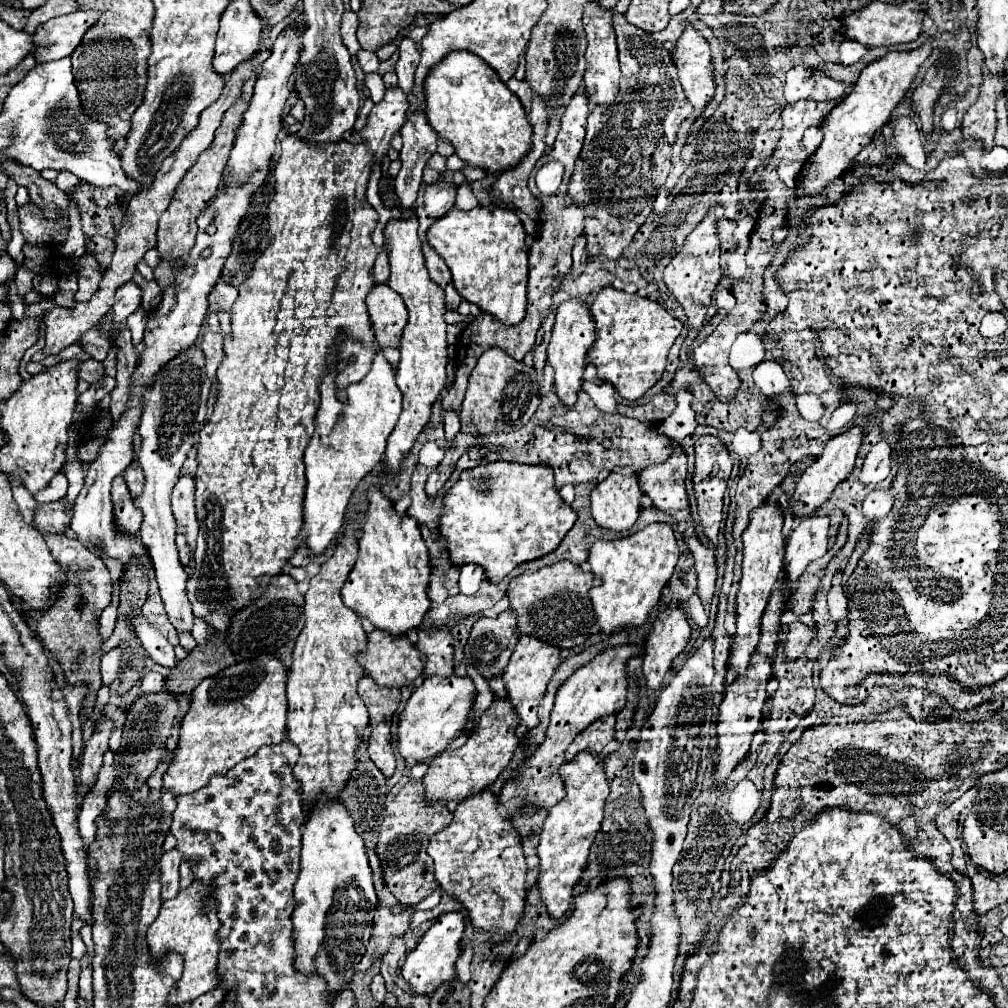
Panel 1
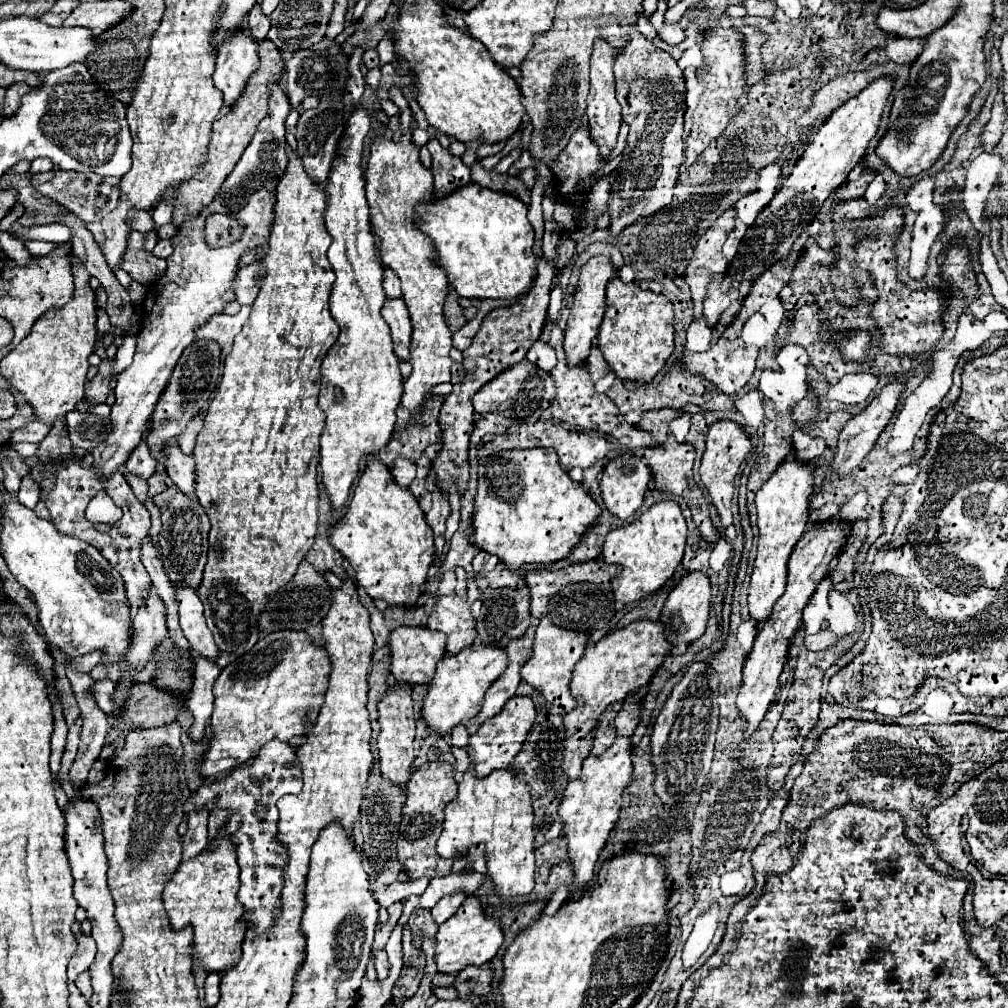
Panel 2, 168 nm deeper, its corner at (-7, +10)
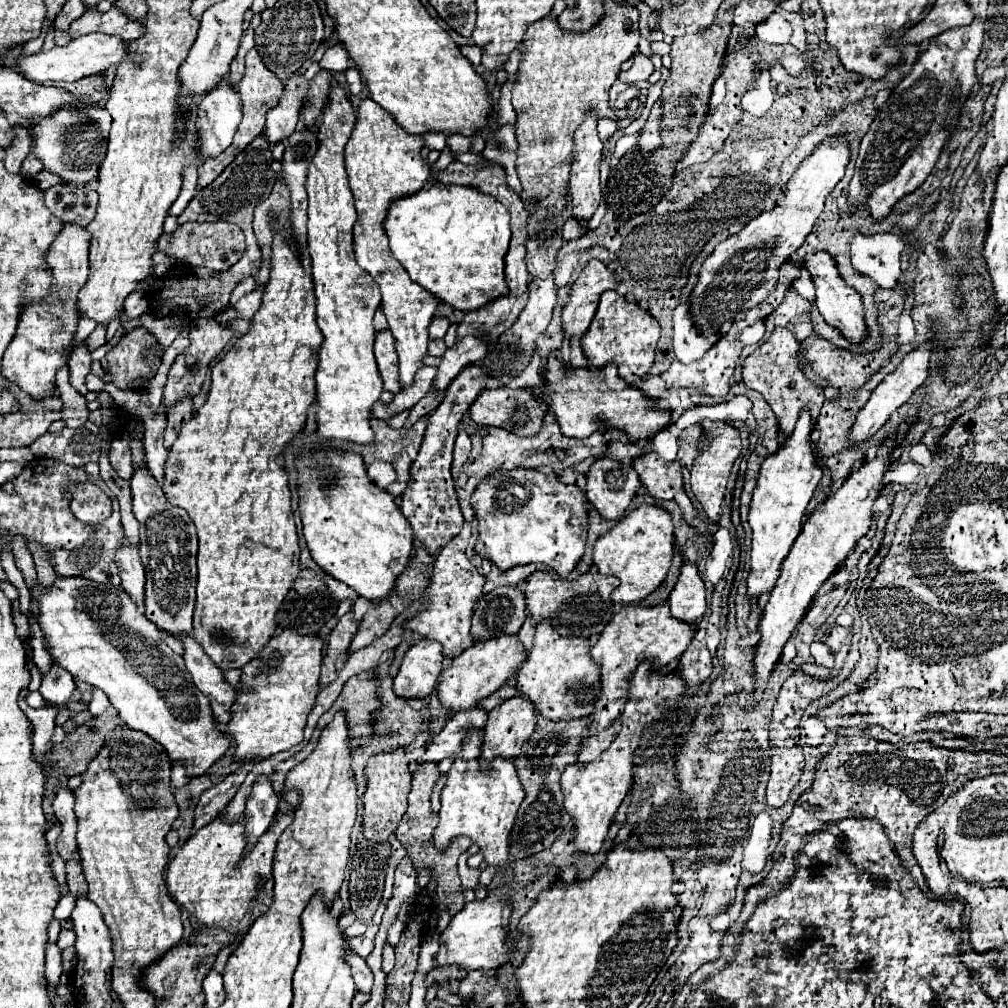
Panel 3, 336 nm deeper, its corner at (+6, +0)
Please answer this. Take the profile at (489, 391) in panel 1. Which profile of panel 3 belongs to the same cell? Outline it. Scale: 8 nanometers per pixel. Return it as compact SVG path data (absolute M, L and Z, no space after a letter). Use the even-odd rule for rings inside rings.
M492 388L492 390L484 390L476 398L476 402L470 406L470 418L478 426L498 426L498 428L506 428L508 432L514 432L516 436L534 436L542 426L542 418L544 418L546 410L548 410L548 406L538 402L526 390Z

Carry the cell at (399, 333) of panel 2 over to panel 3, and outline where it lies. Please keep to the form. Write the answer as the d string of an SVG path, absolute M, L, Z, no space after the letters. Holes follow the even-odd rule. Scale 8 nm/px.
M386 328L376 334L376 344L374 344L374 354L378 362L380 376L384 380L384 390L390 390L392 394L400 392L398 384L398 356L396 356L396 340L392 332Z

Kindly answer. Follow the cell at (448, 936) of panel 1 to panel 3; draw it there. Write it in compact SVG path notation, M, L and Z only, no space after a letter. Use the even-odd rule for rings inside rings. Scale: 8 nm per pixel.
M486 896L484 900L468 902L458 914L454 914L448 928L440 934L440 950L434 956L436 966L458 966L466 972L472 970L496 970L504 962L508 962L508 948L506 942L508 934L508 918L510 918L512 904L508 900L498 900L492 896Z

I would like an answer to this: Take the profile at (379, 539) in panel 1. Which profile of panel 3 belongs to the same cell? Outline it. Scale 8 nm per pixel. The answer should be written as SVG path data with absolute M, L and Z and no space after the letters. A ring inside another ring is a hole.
M316 452L314 456L304 456L298 468L304 538L314 562L368 602L386 600L414 550L410 522L394 504L394 496L368 478L364 460L356 452ZM322 460L330 460L336 468L334 478L322 478L316 470Z

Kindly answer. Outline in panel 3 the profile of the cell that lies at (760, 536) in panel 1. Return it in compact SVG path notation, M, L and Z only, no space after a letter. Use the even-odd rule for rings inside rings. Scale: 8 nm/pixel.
M802 412L792 436L786 440L786 444L772 456L768 456L760 466L758 484L752 492L750 512L748 512L748 524L754 532L752 536L752 558L750 558L750 576L748 576L748 600L758 600L764 592L772 592L778 568L786 554L790 552L800 528L802 528L802 516L804 510L814 494L814 488L818 486L822 478L822 470L816 464L816 456L812 452L812 422L810 414Z

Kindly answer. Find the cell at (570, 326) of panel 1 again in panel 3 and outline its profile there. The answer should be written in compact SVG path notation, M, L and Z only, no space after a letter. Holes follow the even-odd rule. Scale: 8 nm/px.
M590 260L578 274L576 282L570 284L570 300L562 308L564 334L568 338L584 336L594 318L600 294L606 290L616 290L616 286L618 280L608 266L600 260Z

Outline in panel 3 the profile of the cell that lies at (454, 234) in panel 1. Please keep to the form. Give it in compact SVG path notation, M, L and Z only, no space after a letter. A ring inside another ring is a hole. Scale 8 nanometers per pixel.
M440 182L426 184L422 192L396 200L390 206L384 226L390 238L390 250L394 258L406 268L410 278L454 310L478 310L498 296L508 296L508 284L504 278L504 256L510 246L510 214L492 196L466 186L444 186Z

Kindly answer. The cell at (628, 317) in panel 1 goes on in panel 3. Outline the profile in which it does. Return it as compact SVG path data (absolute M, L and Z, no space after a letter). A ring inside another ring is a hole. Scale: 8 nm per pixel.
M608 290L600 296L596 316L582 338L582 350L592 368L600 370L608 362L612 362L618 366L618 374L628 384L636 384L638 380L646 378L646 374L650 372L650 366L654 364L658 336L660 336L660 326L646 310L642 310L634 302L626 302L624 298Z

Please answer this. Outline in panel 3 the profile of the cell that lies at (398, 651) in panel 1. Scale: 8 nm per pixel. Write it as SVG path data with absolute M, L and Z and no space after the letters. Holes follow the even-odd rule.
M418 640L402 658L402 666L394 678L394 692L400 698L424 698L434 692L438 684L438 674L442 672L442 646L434 640Z

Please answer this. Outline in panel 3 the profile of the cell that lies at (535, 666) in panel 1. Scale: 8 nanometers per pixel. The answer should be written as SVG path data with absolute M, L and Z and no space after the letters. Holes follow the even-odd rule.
M544 620L536 626L534 644L518 672L516 690L526 696L546 720L572 720L590 714L598 698L598 680L600 668L590 660L590 642L574 636L564 638Z

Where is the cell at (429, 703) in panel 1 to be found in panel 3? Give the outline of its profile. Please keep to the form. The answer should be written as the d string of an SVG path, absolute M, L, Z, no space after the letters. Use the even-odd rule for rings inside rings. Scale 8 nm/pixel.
M498 636L494 640L476 642L474 646L466 648L460 656L456 656L452 664L440 672L436 696L442 708L448 712L472 710L480 700L498 690L520 668L524 660L526 654L522 654L522 644L518 644L516 636Z

